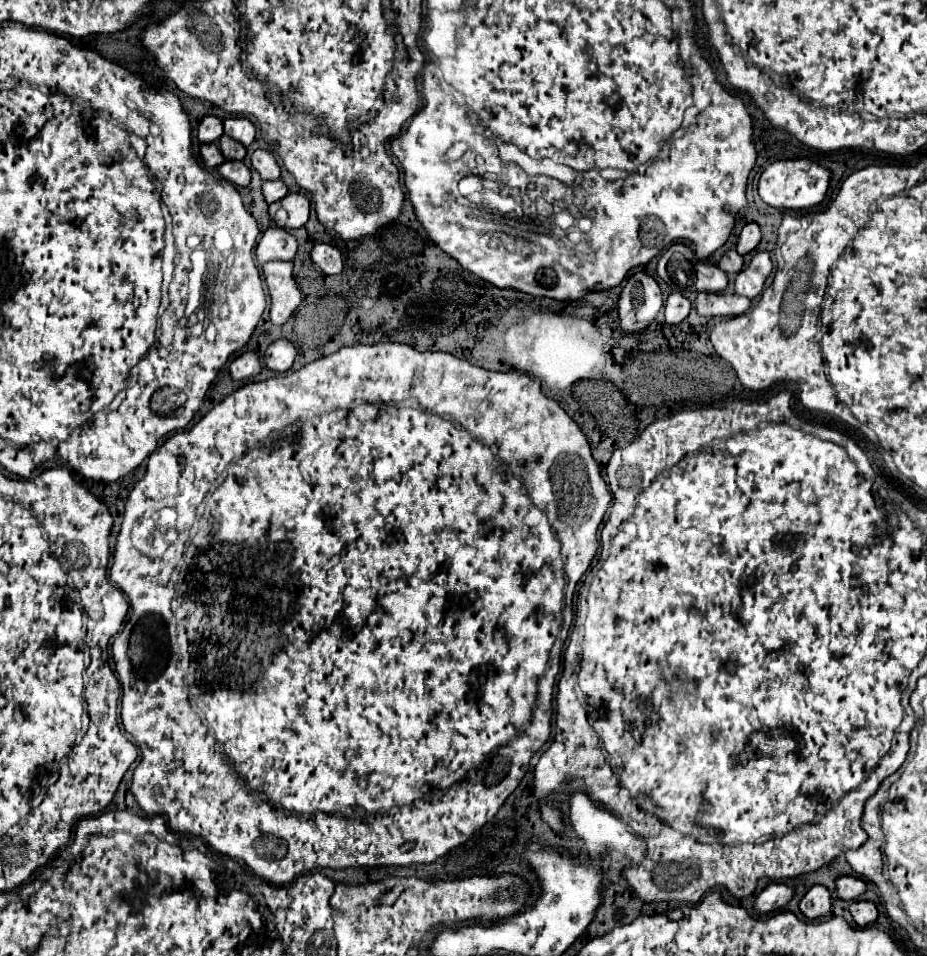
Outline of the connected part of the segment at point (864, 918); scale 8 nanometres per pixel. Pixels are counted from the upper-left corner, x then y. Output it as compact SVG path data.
M857 900L849 906L851 910L851 916L853 920L859 924L859 926L869 926L877 920L879 912L877 912L877 906L873 902L867 902L867 900Z

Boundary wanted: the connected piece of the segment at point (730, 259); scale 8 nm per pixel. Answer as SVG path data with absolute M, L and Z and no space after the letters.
M731 248L721 260L719 260L719 268L721 270L725 270L725 272L741 272L741 268L743 268L743 256L735 250L735 248Z

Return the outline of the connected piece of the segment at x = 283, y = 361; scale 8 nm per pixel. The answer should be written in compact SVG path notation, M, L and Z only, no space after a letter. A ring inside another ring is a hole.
M277 340L267 348L267 352L263 356L263 362L275 372L285 372L293 366L295 358L297 358L295 344L289 342L289 340Z

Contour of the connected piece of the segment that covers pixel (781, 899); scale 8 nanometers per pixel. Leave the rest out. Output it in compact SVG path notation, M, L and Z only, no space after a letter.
M773 882L769 884L755 900L755 908L759 914L769 914L775 912L779 908L783 908L791 898L795 896L795 890L787 884L781 882Z

